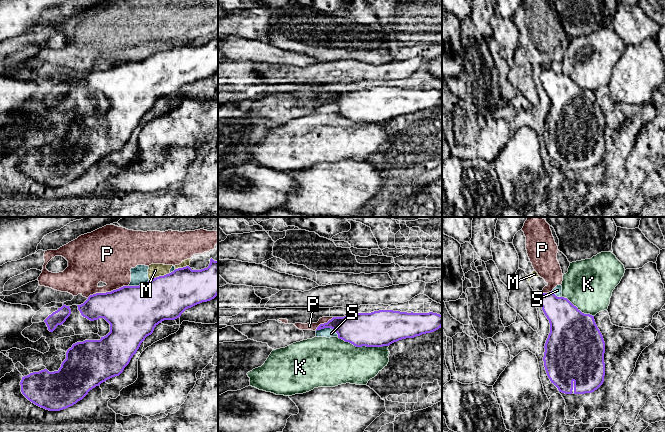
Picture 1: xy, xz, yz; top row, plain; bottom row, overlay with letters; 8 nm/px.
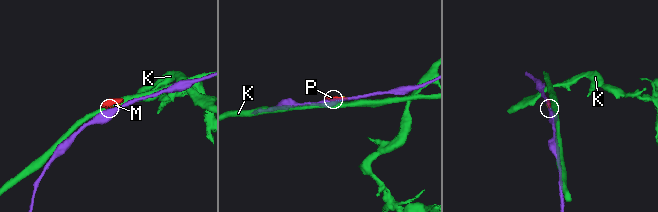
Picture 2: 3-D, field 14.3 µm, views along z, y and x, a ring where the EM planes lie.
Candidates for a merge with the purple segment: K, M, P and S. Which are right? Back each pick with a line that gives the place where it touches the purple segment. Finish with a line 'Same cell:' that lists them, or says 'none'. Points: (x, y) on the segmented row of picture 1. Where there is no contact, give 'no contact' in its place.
Same cell: none

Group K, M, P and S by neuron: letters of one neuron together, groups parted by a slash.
K / M P S

